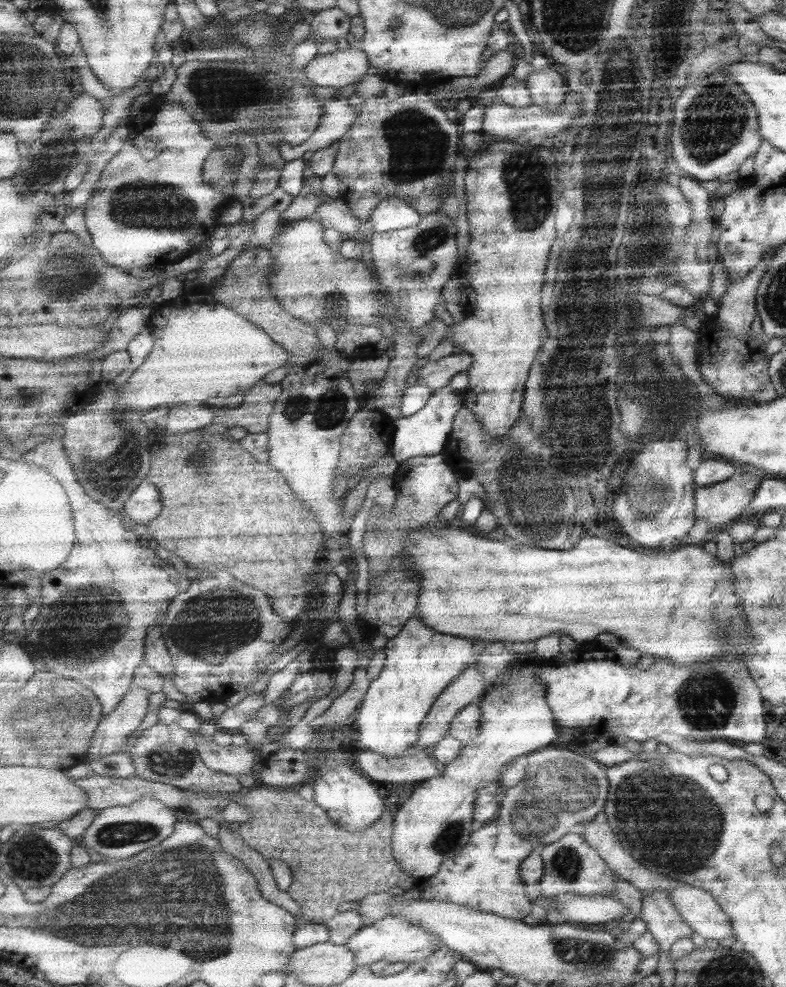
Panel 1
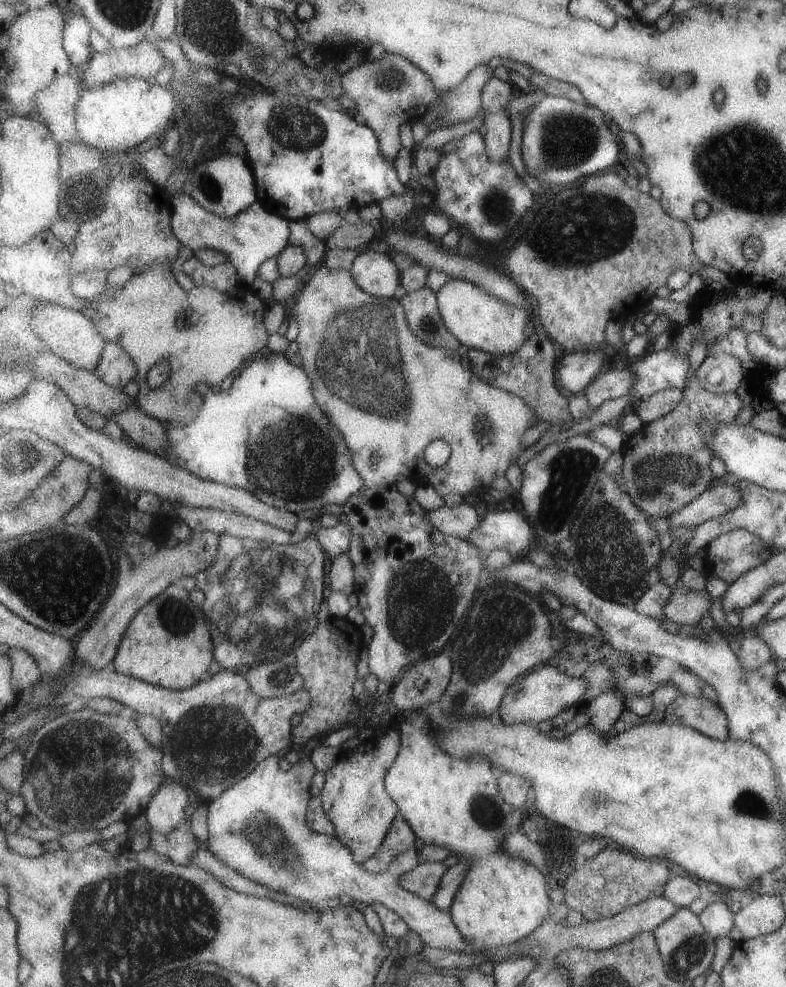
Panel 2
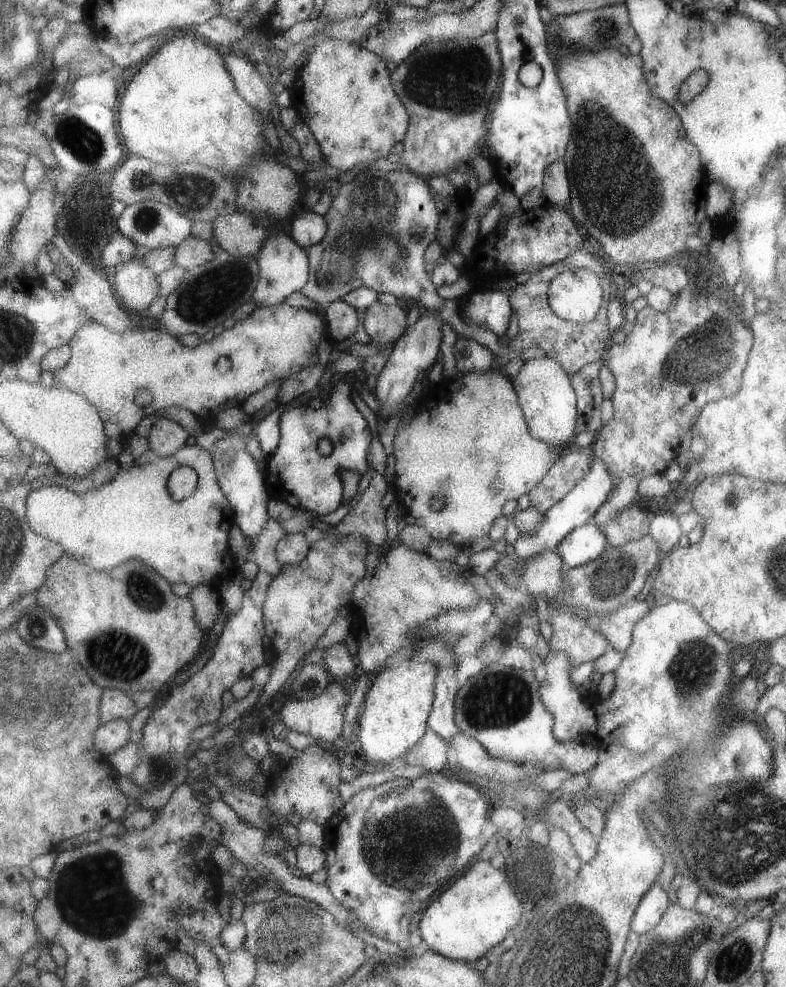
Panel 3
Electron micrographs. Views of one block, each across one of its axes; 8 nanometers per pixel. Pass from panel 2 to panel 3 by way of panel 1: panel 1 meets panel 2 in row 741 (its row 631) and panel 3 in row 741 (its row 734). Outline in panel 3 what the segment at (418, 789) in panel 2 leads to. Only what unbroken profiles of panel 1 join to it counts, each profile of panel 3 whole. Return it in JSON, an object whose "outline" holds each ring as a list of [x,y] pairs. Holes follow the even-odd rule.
{"outline":[[[411,658],[377,672],[377,678],[373,680],[369,692],[365,694],[365,702],[357,720],[359,748],[363,748],[369,760],[379,760],[385,766],[393,760],[401,762],[403,756],[423,740],[423,736],[429,732],[431,712],[435,710],[437,678],[439,678],[437,664],[415,662]]]}

